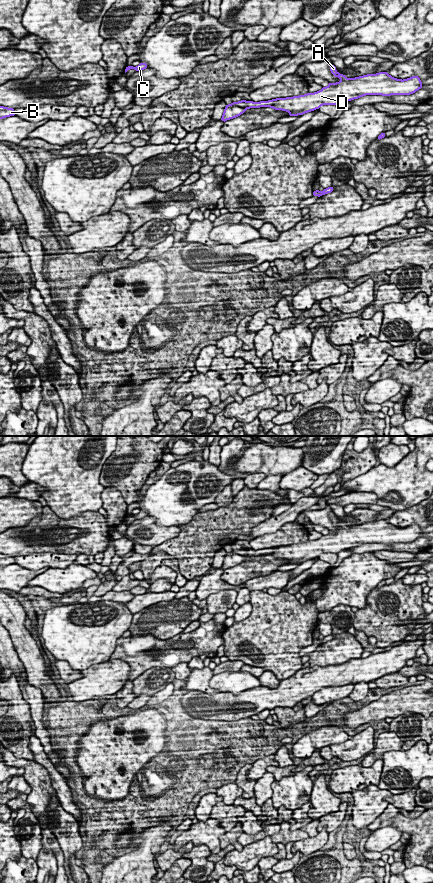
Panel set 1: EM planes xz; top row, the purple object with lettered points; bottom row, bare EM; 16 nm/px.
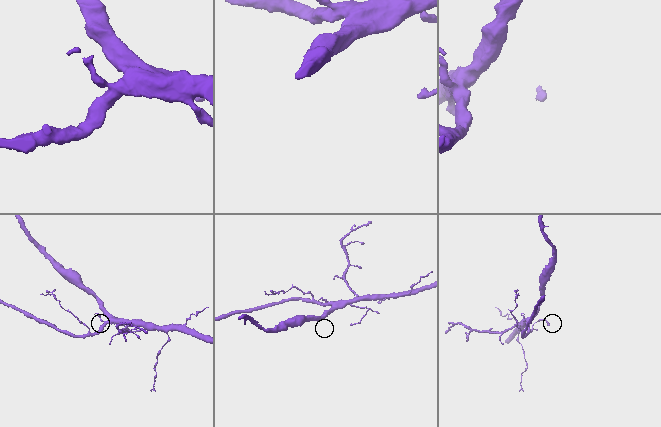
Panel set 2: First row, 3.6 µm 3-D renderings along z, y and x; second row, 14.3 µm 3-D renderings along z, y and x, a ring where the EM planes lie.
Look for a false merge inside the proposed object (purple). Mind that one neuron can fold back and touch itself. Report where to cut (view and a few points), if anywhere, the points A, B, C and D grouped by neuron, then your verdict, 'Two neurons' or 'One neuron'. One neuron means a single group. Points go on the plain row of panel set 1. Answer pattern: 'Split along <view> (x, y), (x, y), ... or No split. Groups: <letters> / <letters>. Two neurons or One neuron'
No split. Groups: A B C D. One neuron

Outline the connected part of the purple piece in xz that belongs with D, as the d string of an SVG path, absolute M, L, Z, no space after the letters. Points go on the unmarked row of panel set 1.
M330 513L329 516L333 524L341 527L339 530L329 530L327 535L323 535L318 540L305 543L260 550L246 548L233 550L226 553L221 569L236 566L250 556L271 555L275 558L287 559L290 561L289 564L298 564L319 557L322 553L338 554L366 543L410 543L422 536L422 530L418 524L401 528L390 524L388 520L379 520L347 526L338 521L334 513Z

